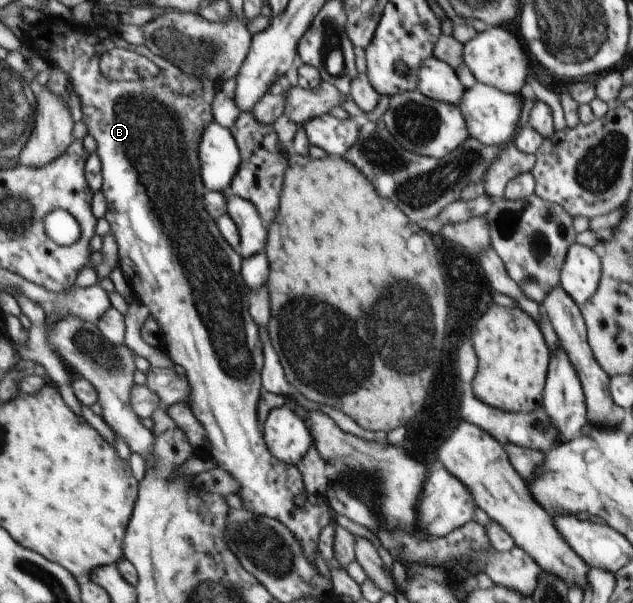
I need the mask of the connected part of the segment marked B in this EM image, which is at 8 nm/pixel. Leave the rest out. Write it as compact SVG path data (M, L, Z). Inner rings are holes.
M43 18L30 27L24 41L42 57L56 62L58 70L68 74L68 80L79 97L82 122L98 145L96 152L103 177L100 191L108 202L105 219L110 223L110 234L118 245L118 267L140 304L148 307L150 317L158 322L161 348L174 364L180 364L186 370L185 376L191 387L190 400L186 404L206 430L212 446L208 456L242 484L240 498L244 500L244 508L282 522L300 542L308 561L316 567L314 560L319 535L332 522L332 512L324 495L307 493L295 465L278 461L266 447L257 420L257 405L263 389L264 352L260 329L249 314L250 292L241 273L244 259L219 232L217 222L207 212L203 201L206 188L201 177L199 148L204 130L214 122L212 104L219 82L199 74L184 74L176 64L154 56L144 43L122 39L117 28L92 28L60 18ZM113 48L146 56L158 66L160 74L148 81L108 80L102 72L101 61L103 55ZM297 496L306 499L304 506L296 506L294 500Z

